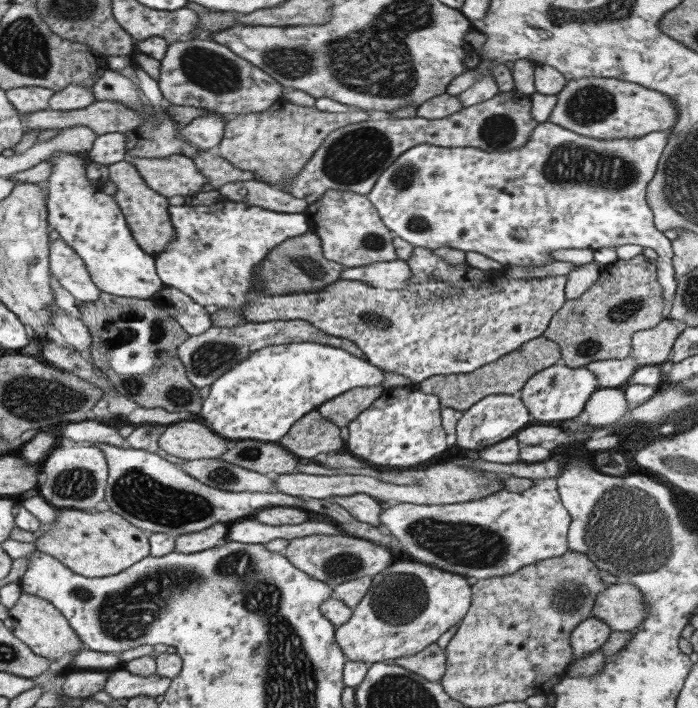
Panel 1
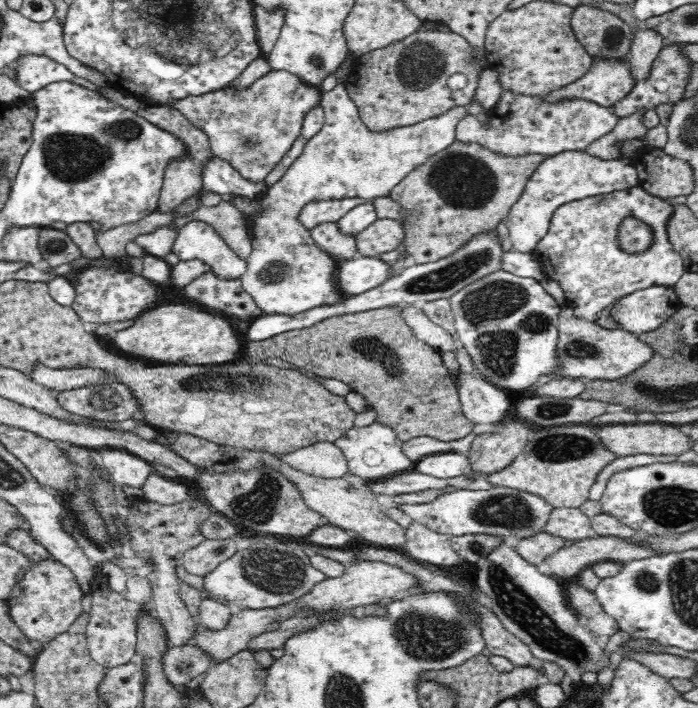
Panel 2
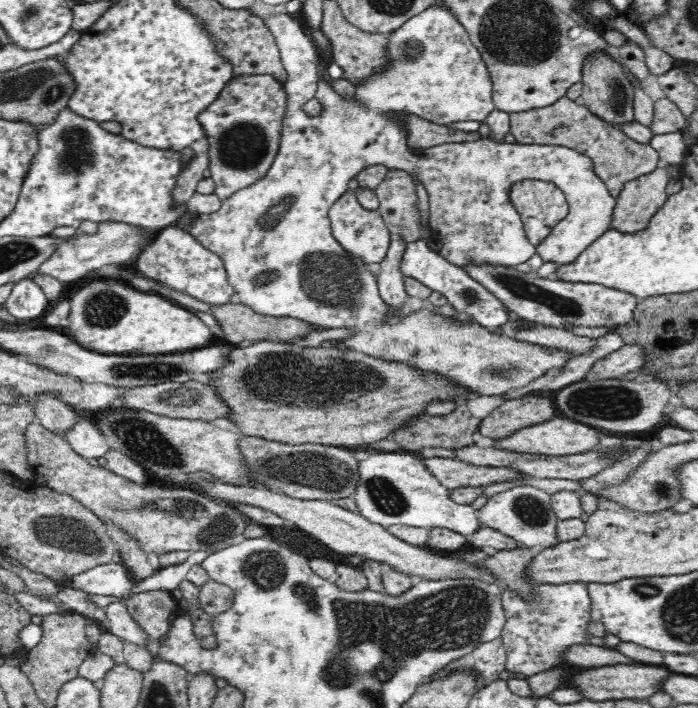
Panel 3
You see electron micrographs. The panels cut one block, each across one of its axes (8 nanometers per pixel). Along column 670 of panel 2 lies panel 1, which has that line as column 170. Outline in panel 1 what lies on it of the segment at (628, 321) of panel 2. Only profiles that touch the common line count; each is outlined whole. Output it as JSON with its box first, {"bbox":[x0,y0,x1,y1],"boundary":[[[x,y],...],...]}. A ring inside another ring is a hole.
{"bbox":[151,286,212,336],"boundary":[[[169,286],[161,287],[161,291],[151,300],[170,317],[173,317],[188,336],[197,336],[212,327],[210,316],[205,313],[204,306],[193,302],[186,294]]]}

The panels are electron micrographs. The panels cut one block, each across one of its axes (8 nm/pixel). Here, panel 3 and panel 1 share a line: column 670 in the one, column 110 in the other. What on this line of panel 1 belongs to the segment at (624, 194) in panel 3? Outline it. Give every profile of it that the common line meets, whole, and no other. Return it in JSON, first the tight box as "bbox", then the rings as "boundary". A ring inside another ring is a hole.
{"bbox":[108,159,174,256],"boundary":[[[126,159],[121,162],[115,162],[108,167],[108,181],[113,184],[113,193],[111,196],[115,199],[118,207],[123,213],[125,222],[135,239],[137,246],[143,252],[155,256],[163,252],[168,244],[174,240],[174,226],[168,215],[167,199],[154,190],[151,190],[141,180],[135,166],[130,165]]]}

